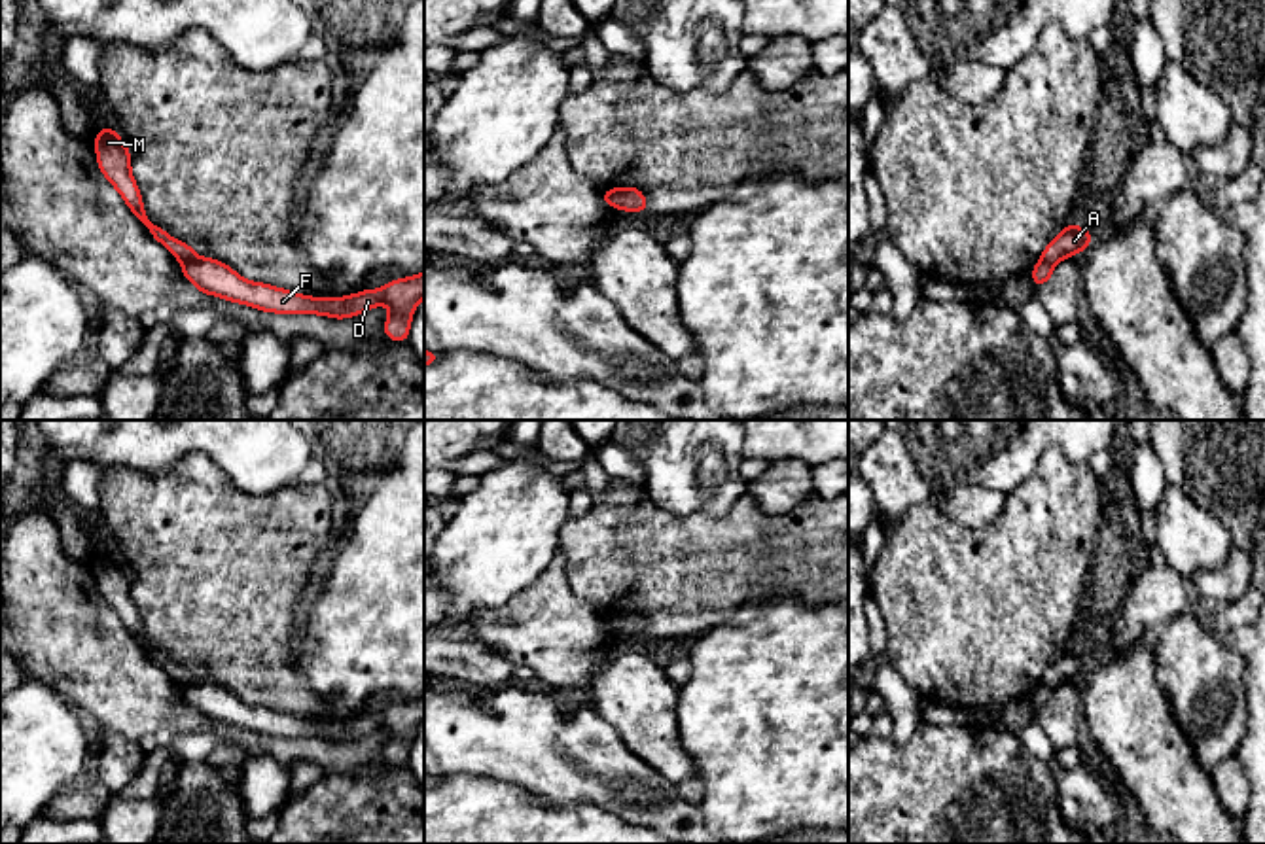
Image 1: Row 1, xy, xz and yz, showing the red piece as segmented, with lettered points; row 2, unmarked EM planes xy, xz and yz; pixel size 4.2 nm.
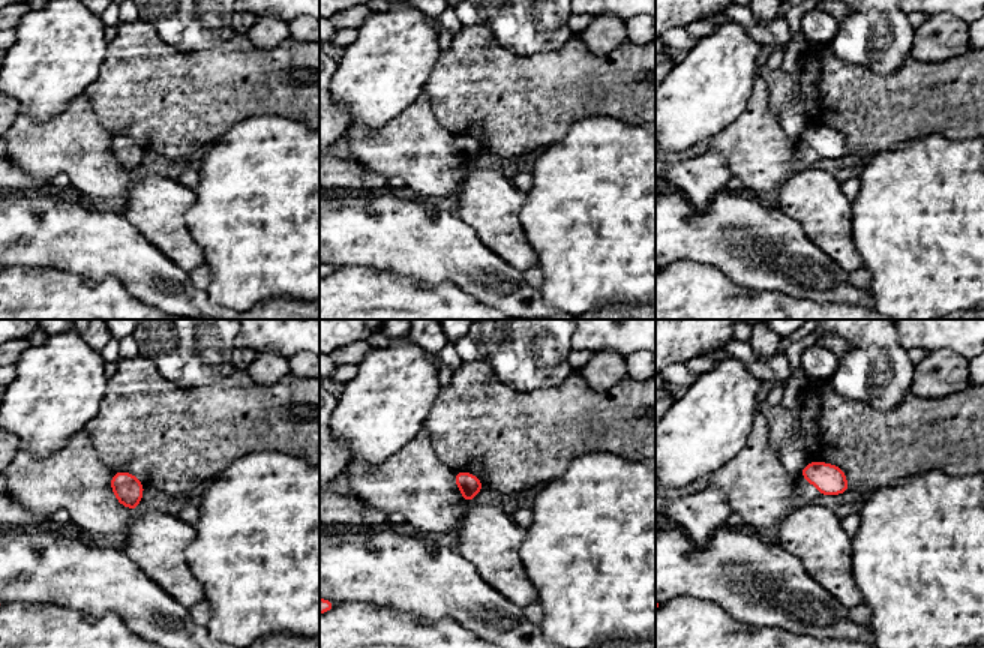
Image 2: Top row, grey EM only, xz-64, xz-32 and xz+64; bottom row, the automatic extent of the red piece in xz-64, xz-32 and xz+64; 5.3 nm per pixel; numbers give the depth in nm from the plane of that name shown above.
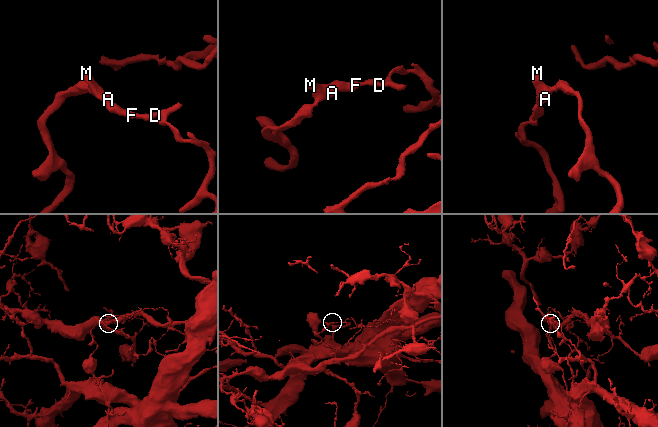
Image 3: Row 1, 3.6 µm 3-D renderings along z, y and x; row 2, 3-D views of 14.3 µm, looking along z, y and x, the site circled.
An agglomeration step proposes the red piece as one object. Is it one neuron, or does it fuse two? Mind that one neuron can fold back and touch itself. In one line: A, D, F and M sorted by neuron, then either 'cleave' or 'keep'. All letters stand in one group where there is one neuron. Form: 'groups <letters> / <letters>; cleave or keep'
groups A M / D F; cleave

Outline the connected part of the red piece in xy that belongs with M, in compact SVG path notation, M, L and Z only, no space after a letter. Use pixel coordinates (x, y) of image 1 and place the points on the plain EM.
M102 551L93 566L100 596L119 615L131 636L140 643L150 659L161 666L174 683L180 683L182 687L195 683L195 674L189 668L172 662L148 642L142 619L131 596L131 575L119 558L112 551Z

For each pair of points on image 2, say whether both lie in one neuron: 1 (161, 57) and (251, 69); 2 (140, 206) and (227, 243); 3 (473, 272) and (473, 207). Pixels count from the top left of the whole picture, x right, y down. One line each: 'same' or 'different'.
1: same
2: different
3: different

